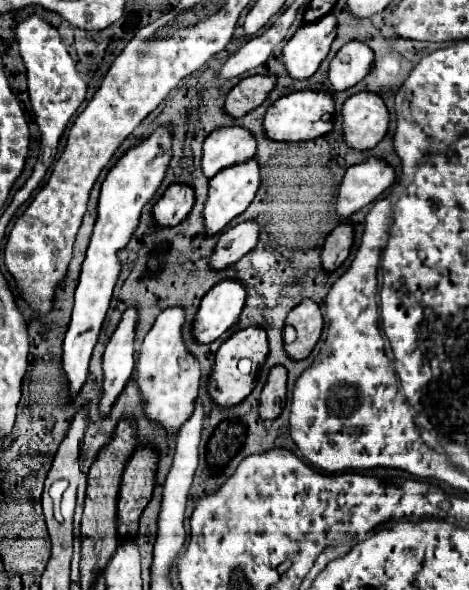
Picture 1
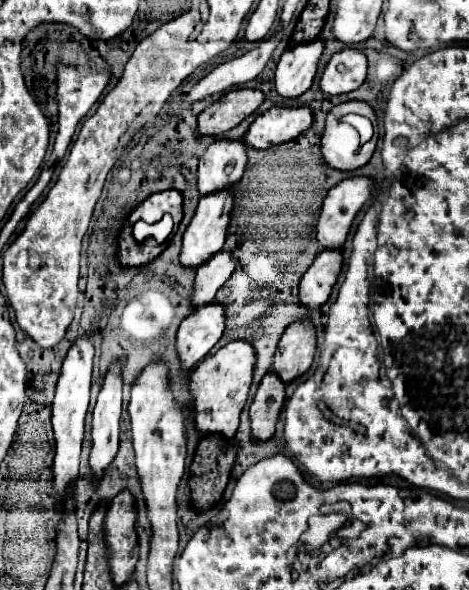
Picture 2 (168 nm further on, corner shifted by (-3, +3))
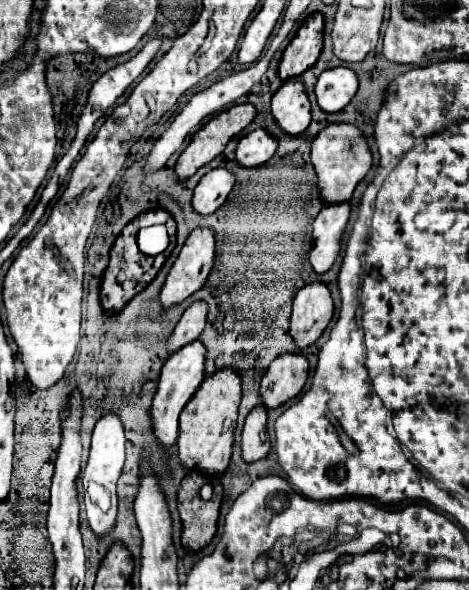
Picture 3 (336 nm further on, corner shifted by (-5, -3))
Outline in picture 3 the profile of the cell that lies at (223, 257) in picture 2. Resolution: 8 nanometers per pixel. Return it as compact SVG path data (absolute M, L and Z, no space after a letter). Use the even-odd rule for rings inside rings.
M195 302L185 310L183 318L179 320L173 334L167 340L167 356L171 356L173 352L181 350L183 346L187 346L199 338L201 330L205 328L205 316L207 316L205 302Z

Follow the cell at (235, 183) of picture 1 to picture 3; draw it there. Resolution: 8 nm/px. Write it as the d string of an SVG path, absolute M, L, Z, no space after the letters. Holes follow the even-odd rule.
M195 230L175 264L171 266L167 280L161 288L159 302L161 308L167 310L171 306L181 304L191 294L195 294L207 280L215 260L215 236L211 230Z

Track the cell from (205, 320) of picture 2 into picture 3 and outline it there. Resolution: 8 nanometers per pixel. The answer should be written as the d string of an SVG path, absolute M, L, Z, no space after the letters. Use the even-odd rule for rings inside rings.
M195 340L193 344L187 344L181 352L175 352L165 362L161 376L159 376L157 394L155 394L153 406L151 406L151 428L153 428L157 442L165 450L169 450L177 442L179 414L185 408L185 404L193 398L193 394L197 392L197 388L201 386L203 380L205 380L205 346L199 340Z

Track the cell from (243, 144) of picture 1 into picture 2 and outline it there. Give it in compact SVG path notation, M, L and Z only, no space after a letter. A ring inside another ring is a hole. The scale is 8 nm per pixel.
M215 140L205 154L199 158L199 170L197 170L197 188L201 194L211 194L215 190L221 190L223 186L231 186L241 180L247 166L247 148L241 140Z

